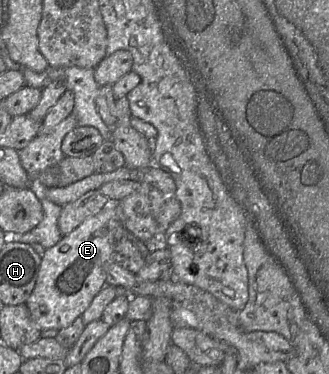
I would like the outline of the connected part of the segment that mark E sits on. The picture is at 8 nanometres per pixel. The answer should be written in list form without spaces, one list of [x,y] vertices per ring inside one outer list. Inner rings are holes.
[[[110,201],[96,215],[87,218],[53,247],[45,249],[34,289],[26,301],[31,318],[40,330],[61,330],[71,325],[107,285],[106,266],[115,258],[116,229],[121,224],[118,203]]]

